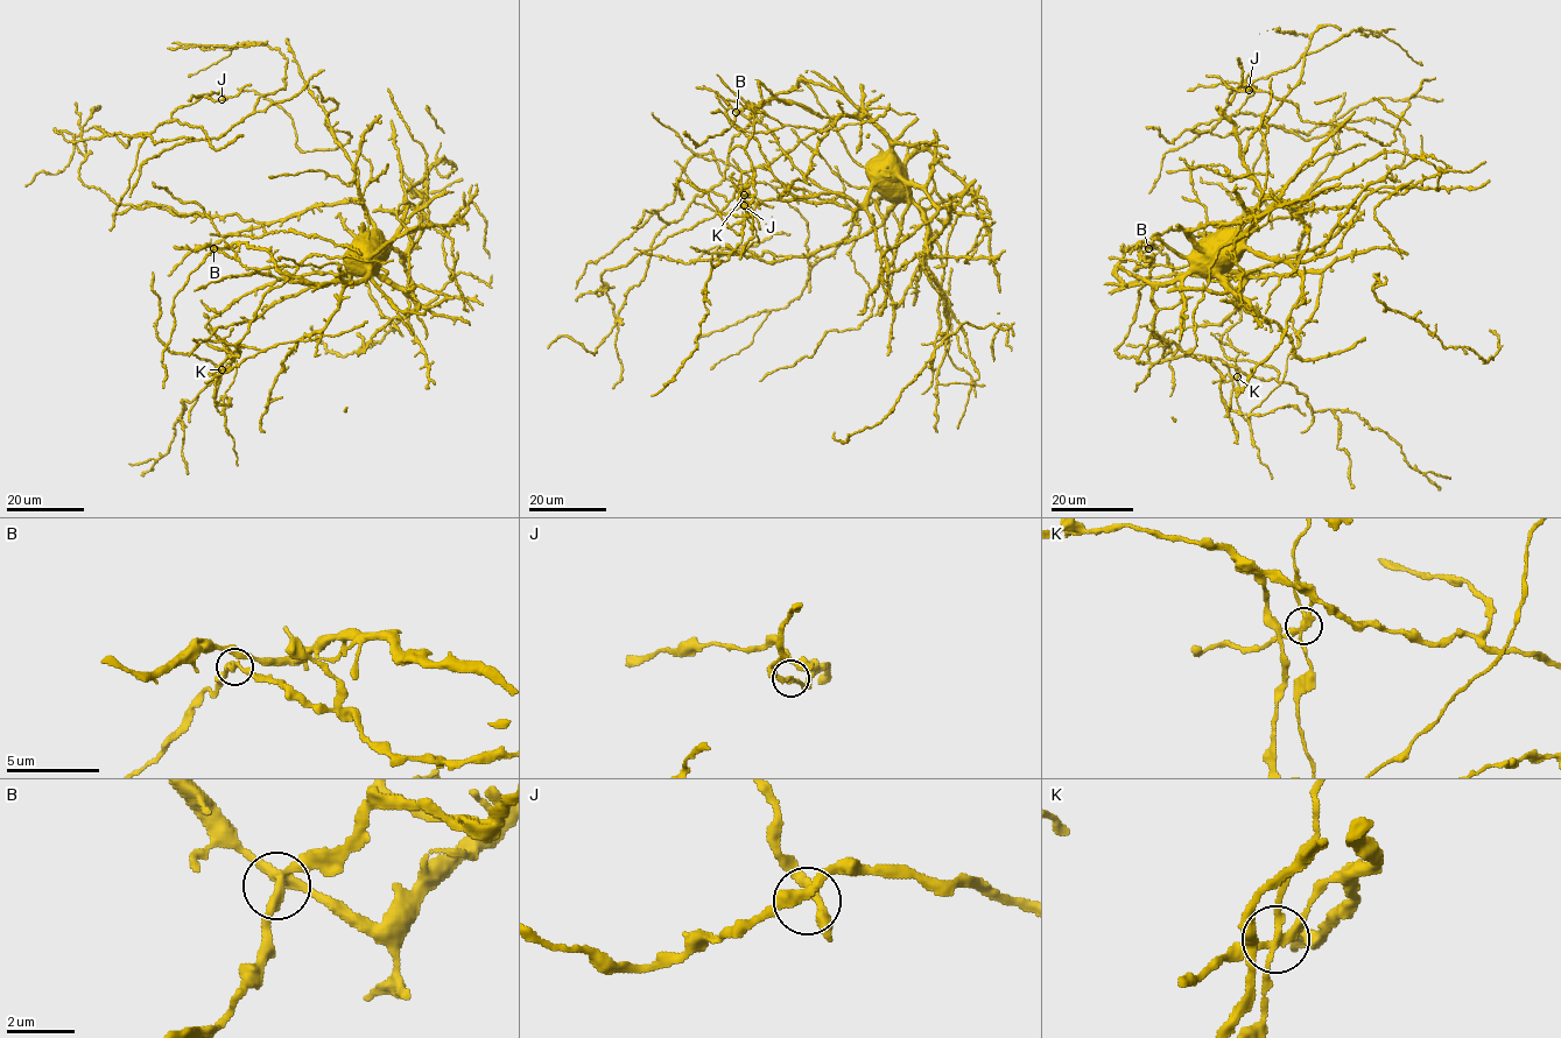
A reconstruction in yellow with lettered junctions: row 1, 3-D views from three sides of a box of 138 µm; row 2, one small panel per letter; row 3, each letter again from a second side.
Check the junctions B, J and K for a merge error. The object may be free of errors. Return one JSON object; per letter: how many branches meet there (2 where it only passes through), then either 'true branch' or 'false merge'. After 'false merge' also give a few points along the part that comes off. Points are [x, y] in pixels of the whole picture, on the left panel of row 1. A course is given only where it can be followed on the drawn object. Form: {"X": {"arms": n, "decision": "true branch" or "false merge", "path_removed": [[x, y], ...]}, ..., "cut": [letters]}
{"B": {"arms": 4, "decision": "true branch"}, "J": {"arms": 4, "decision": "true branch"}, "K": {"arms": 4, "decision": "false merge", "path_removed": [[222, 369], [215, 403], [220, 412], [225, 392], [236, 373], [236, 357], [203, 312]]}, "cut": ["K"]}

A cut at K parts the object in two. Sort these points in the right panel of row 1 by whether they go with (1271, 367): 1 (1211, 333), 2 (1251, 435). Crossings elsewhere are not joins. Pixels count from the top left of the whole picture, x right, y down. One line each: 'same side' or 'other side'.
1: other side
2: other side

